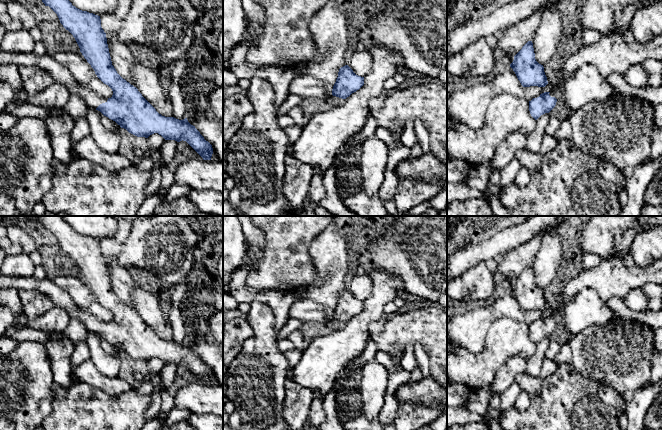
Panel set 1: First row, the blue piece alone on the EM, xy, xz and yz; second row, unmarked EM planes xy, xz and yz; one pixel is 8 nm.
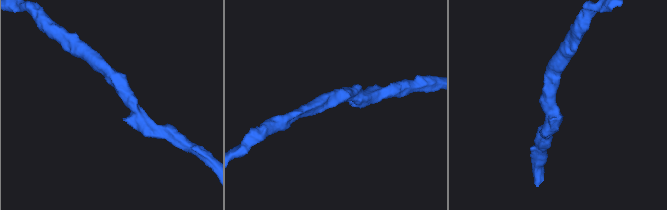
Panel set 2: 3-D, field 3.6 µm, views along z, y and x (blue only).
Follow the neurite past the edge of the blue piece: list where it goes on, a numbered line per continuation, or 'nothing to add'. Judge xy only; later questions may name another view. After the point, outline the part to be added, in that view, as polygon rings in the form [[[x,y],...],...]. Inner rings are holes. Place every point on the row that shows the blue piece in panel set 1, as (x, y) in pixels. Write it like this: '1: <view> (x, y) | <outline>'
1: xy (60, 74) | [[[0,49],[0,65],[6,64],[35,66],[43,69],[53,77],[56,83],[65,86],[71,95],[83,99],[90,108],[96,109],[108,100],[108,98],[100,97],[91,90],[79,86],[71,73],[48,54],[38,56],[34,52],[28,54],[8,53]]]

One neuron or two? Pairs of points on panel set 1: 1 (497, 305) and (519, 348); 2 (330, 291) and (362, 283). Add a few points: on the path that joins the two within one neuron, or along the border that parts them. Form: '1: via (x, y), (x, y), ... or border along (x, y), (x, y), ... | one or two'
1: border along (525, 323), (499, 318), (486, 333) | two
2: border along (352, 274), (349, 277), (346, 288) | two

